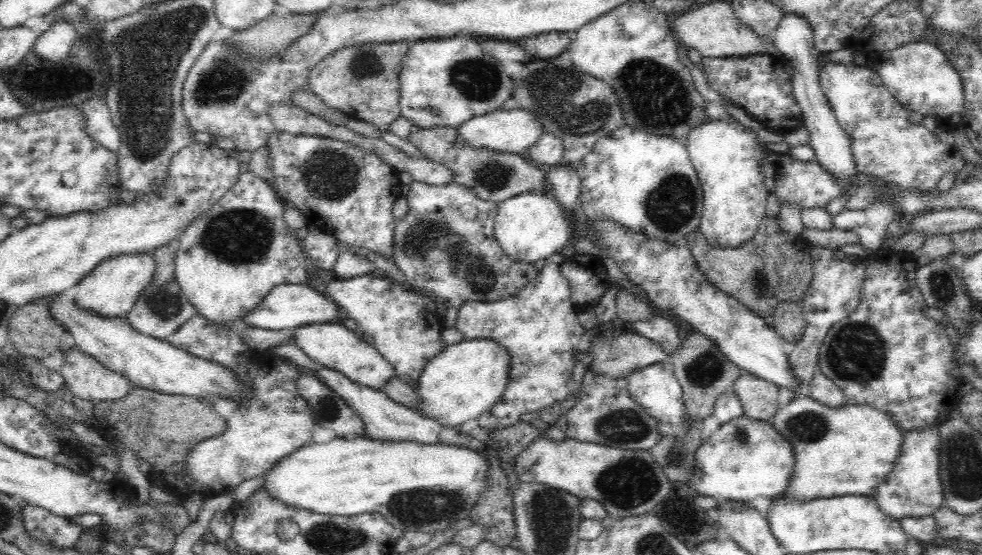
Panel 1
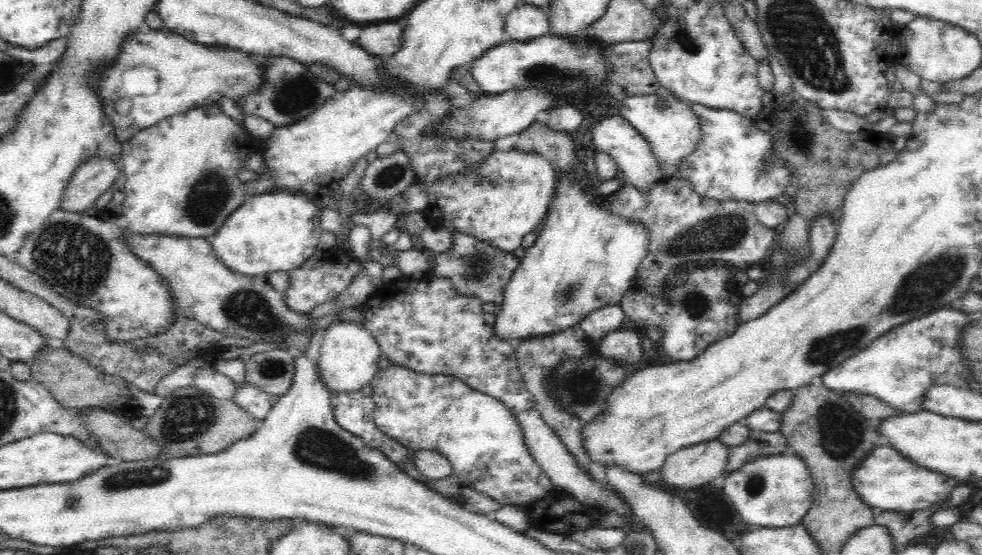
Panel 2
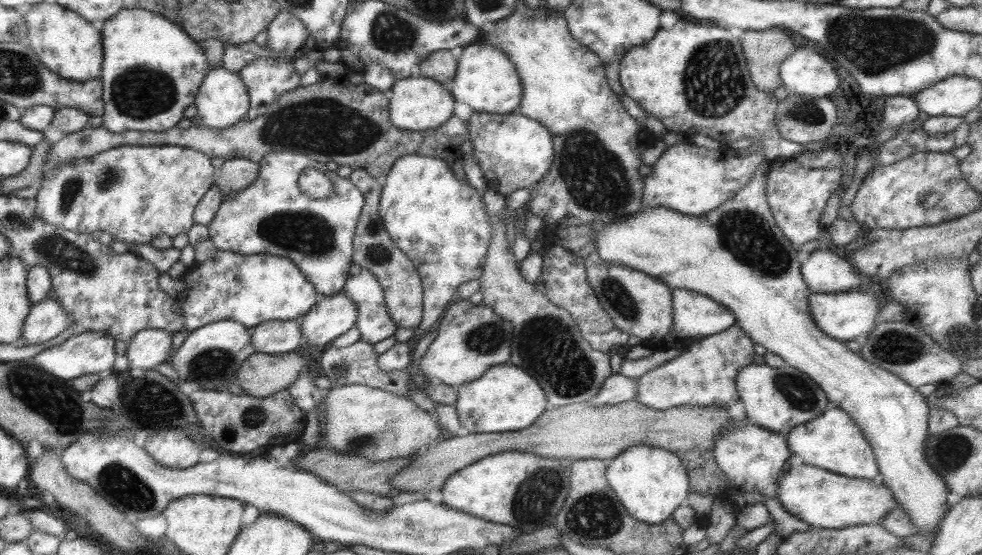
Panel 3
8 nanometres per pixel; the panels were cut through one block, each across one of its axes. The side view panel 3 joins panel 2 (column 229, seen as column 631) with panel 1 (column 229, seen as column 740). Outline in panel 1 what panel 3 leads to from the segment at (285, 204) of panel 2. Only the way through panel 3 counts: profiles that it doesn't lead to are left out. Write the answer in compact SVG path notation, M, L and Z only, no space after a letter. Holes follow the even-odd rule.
M245 166L242 168L241 173L238 174L238 180L229 188L223 198L218 200L218 203L214 203L214 206L202 214L200 218L196 218L194 222L188 225L185 235L180 240L180 247L175 254L175 280L179 284L184 296L190 301L190 304L197 310L198 315L202 315L208 322L219 326L219 328L237 328L243 327L244 316L252 312L254 308L262 302L263 298L276 286L281 284L306 284L306 267L308 260L304 257L304 250L300 246L300 240L294 234L294 231L290 230L286 225L286 221L283 218L284 215L284 202L280 200L280 197L276 193L275 189L270 186L262 178L254 175Z

